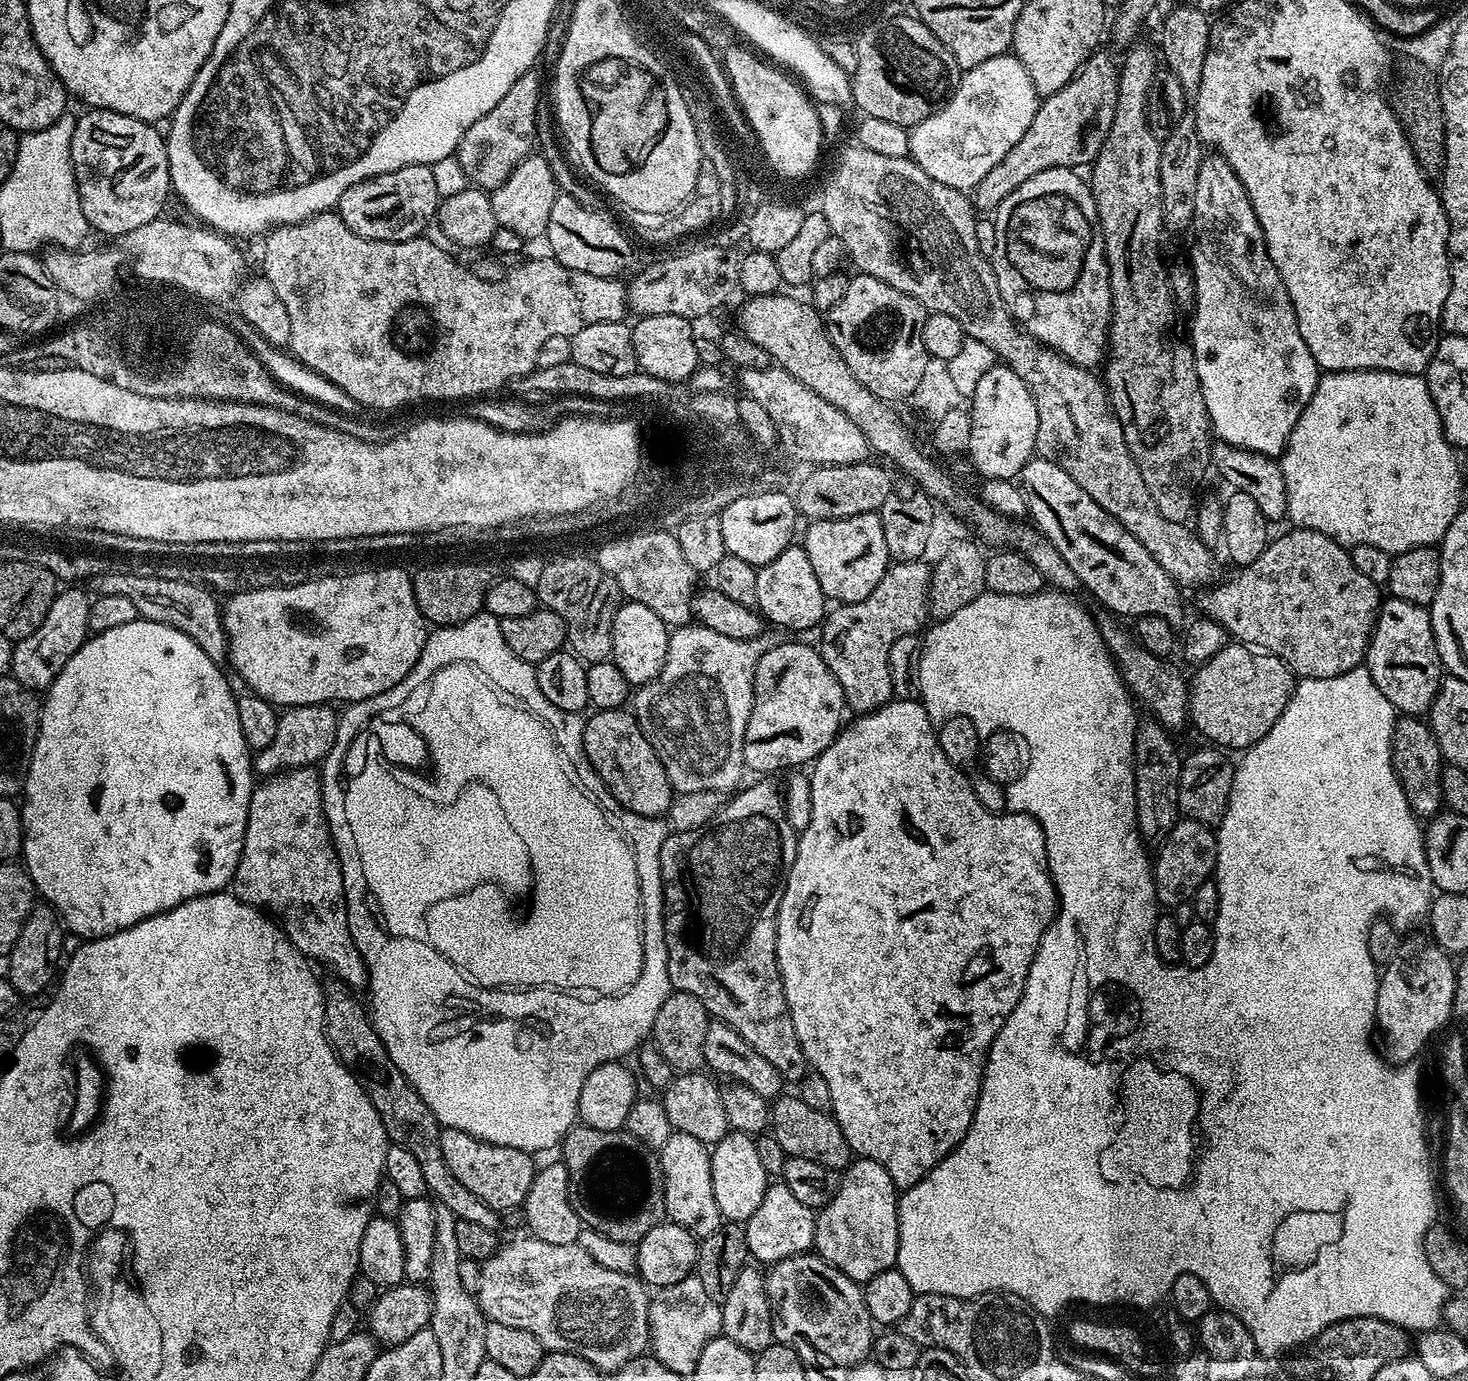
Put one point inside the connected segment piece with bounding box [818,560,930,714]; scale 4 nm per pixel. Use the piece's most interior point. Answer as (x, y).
(855, 645)

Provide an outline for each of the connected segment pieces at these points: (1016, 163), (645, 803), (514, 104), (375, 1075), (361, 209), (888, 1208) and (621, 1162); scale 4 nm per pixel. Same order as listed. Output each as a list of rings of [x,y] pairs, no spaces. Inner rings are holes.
[[[1097,50],[1082,65],[1076,77],[1062,86],[1062,90],[1043,97],[1036,105],[1034,122],[1030,122],[1026,134],[1022,134],[1020,141],[1004,155],[1002,162],[998,162],[998,166],[994,166],[994,170],[990,170],[990,174],[976,184],[975,207],[981,213],[991,213],[1010,193],[1018,190],[1022,182],[1034,178],[1034,174],[1042,170],[1080,170],[1083,164],[1084,167],[1091,165],[1102,150],[1102,142],[1106,142],[1106,134],[1110,134],[1110,126],[1114,122],[1119,77],[1117,61],[1112,61],[1104,50]]]
[[[611,708],[610,710],[596,710],[591,713],[592,717],[584,720],[584,753],[592,769],[595,770],[599,783],[610,790],[626,810],[634,814],[643,816],[663,817],[672,804],[674,789],[670,778],[666,778],[666,770],[654,754],[654,746],[642,734],[639,722],[636,721],[635,715],[624,708]]]
[[[533,70],[522,74],[522,78],[518,78],[518,82],[514,82],[514,86],[506,90],[506,94],[502,94],[498,106],[482,114],[482,118],[478,118],[478,122],[471,124],[466,134],[462,134],[460,145],[456,147],[454,154],[475,187],[485,190],[501,188],[512,171],[533,151],[537,143],[536,107],[540,104],[538,72]]]
[[[335,978],[329,981],[324,988],[324,1031],[327,1032],[328,1041],[332,1043],[332,1049],[340,1061],[355,1074],[356,1079],[366,1090],[374,1110],[378,1110],[389,1141],[395,1147],[405,1148],[410,1150],[410,1154],[414,1154],[414,1159],[421,1166],[426,1186],[436,1204],[447,1206],[450,1214],[454,1214],[457,1220],[474,1222],[478,1226],[486,1226],[486,1230],[496,1232],[502,1224],[501,1213],[486,1202],[482,1202],[478,1194],[470,1194],[470,1190],[466,1190],[466,1186],[462,1186],[462,1182],[454,1178],[450,1166],[446,1166],[440,1145],[442,1125],[434,1118],[430,1106],[422,1102],[418,1090],[414,1090],[406,1074],[402,1074],[402,1070],[394,1066],[394,1058],[390,1058],[382,1038],[378,1038],[374,1030],[369,1009],[365,1005],[363,1008],[356,1001],[357,993],[347,984]]]
[[[407,164],[398,170],[383,172],[377,176],[366,178],[354,186],[350,186],[342,194],[338,205],[338,214],[354,234],[362,234],[362,238],[371,240],[415,240],[428,223],[433,223],[442,197],[438,194],[438,186],[434,186],[434,174],[426,164]]]
[[[863,1158],[853,1159],[852,1163],[843,1169],[840,1185],[834,1198],[830,1198],[828,1205],[815,1213],[815,1255],[838,1269],[843,1276],[850,1277],[861,1286],[867,1284],[870,1278],[874,1278],[874,1274],[882,1274],[887,1268],[895,1268],[898,1238],[900,1237],[897,1207],[898,1189],[896,1183],[890,1178],[890,1174],[886,1174],[886,1170],[882,1166],[878,1166],[878,1162]]]
[[[587,1126],[569,1130],[563,1138],[563,1148],[562,1163],[568,1171],[570,1202],[576,1208],[581,1225],[600,1232],[606,1239],[637,1245],[654,1226],[665,1223],[664,1175],[659,1155],[653,1149],[638,1142],[627,1130],[598,1130]],[[595,1164],[616,1171],[612,1180],[616,1187],[613,1196],[608,1192],[584,1192],[580,1196],[580,1183]]]

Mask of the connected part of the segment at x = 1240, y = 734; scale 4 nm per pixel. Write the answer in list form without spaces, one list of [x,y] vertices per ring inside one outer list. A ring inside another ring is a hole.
[[[1230,642],[1210,662],[1199,665],[1195,669],[1196,677],[1190,680],[1190,695],[1187,711],[1190,720],[1196,723],[1196,728],[1205,736],[1205,741],[1219,746],[1224,750],[1247,750],[1258,743],[1263,736],[1278,722],[1282,710],[1286,710],[1288,699],[1294,691],[1294,673],[1288,669],[1276,656],[1269,656],[1263,650],[1253,650],[1239,642]]]

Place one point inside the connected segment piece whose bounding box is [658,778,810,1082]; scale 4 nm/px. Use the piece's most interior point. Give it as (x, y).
(723, 883)

